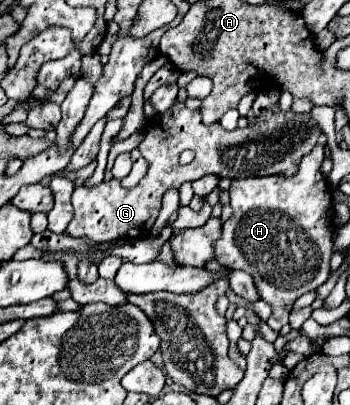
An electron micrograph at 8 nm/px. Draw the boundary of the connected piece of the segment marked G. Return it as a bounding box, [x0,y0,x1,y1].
[68,101,322,243]

